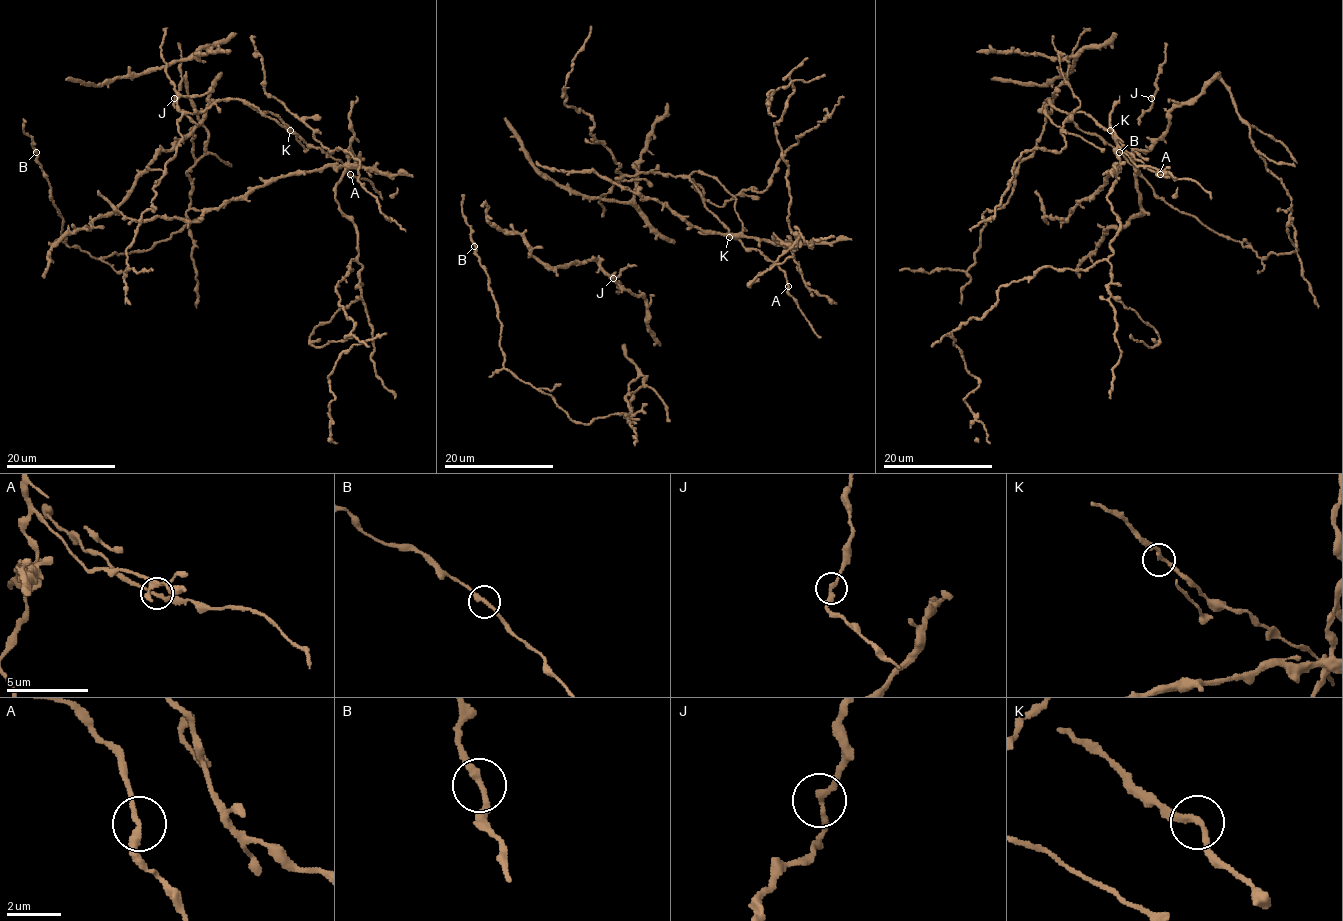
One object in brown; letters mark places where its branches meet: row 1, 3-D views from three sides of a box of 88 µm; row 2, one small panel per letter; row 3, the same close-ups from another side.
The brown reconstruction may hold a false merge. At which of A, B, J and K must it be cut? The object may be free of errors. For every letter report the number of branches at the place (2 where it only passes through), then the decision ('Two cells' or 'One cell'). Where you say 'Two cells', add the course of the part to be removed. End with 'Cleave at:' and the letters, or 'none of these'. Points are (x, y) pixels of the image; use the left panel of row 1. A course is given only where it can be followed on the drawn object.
A: Branches: 2. One cell
B: Branches: 2. One cell
J: Branches: 2. One cell
K: Branches: 2. One cell
Cleave at: none of these

